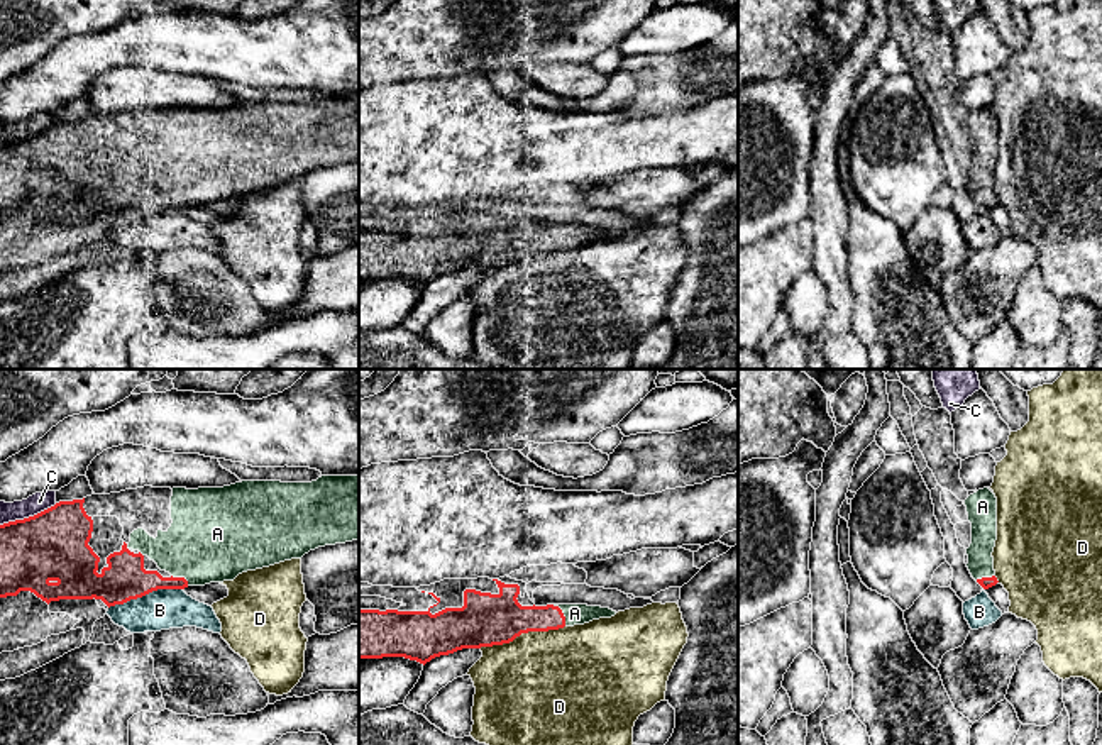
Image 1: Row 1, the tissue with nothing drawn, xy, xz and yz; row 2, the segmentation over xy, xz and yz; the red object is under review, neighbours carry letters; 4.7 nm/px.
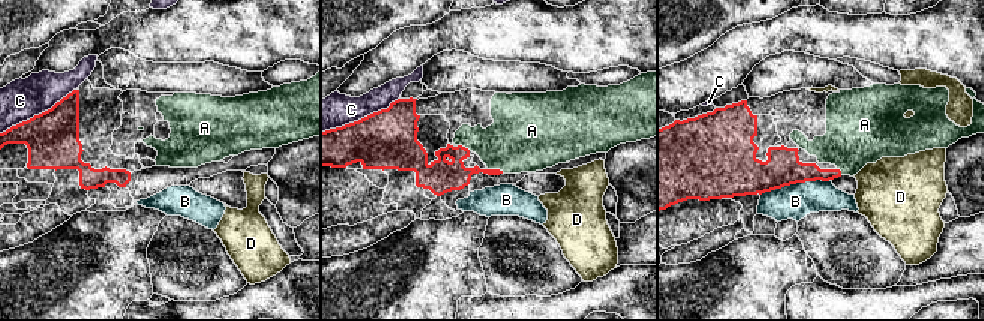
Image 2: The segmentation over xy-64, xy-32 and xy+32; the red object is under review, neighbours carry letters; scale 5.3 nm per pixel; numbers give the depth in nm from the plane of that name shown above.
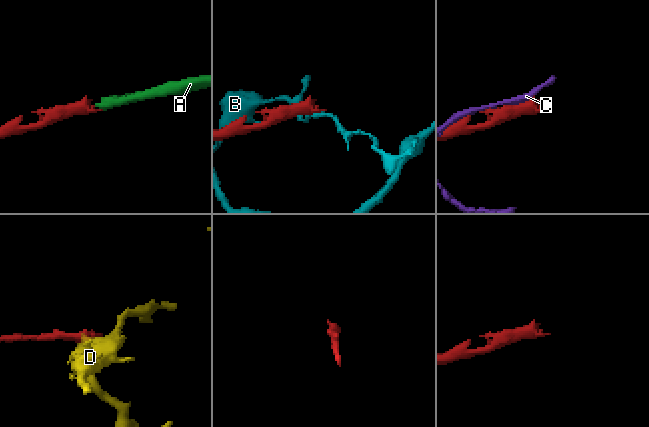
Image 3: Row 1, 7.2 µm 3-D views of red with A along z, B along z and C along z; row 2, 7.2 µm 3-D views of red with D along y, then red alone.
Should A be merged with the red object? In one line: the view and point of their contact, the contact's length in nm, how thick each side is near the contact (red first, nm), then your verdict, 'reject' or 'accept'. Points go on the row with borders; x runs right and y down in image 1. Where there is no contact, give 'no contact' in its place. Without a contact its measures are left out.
xz (562, 613) | 120 nm | 170/100 nm | accept

